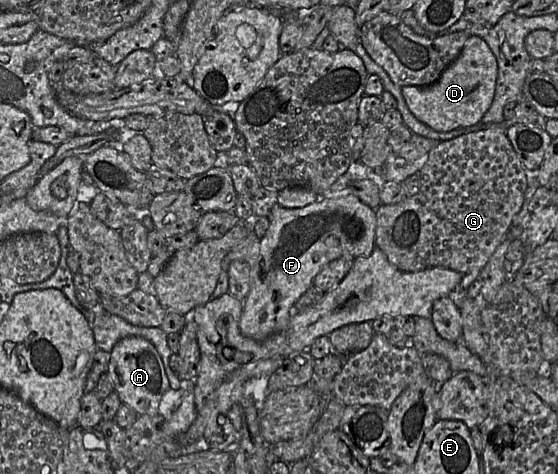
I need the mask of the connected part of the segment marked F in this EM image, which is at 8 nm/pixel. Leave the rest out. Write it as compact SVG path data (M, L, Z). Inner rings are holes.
M348 194L346 196L341 196L337 198L324 198L322 196L319 199L306 205L302 208L284 208L278 204L275 204L268 216L270 221L270 226L266 234L260 239L260 248L258 254L252 261L246 261L250 265L251 273L251 288L250 291L243 302L243 311L239 322L239 329L241 333L249 338L257 341L264 341L275 333L283 331L289 324L291 317L294 315L296 310L295 303L312 285L314 285L315 276L321 271L321 269L330 261L335 260L344 255L350 255L354 258L358 256L369 256L375 245L375 232L376 232L376 212L375 209L364 204L356 195Z

